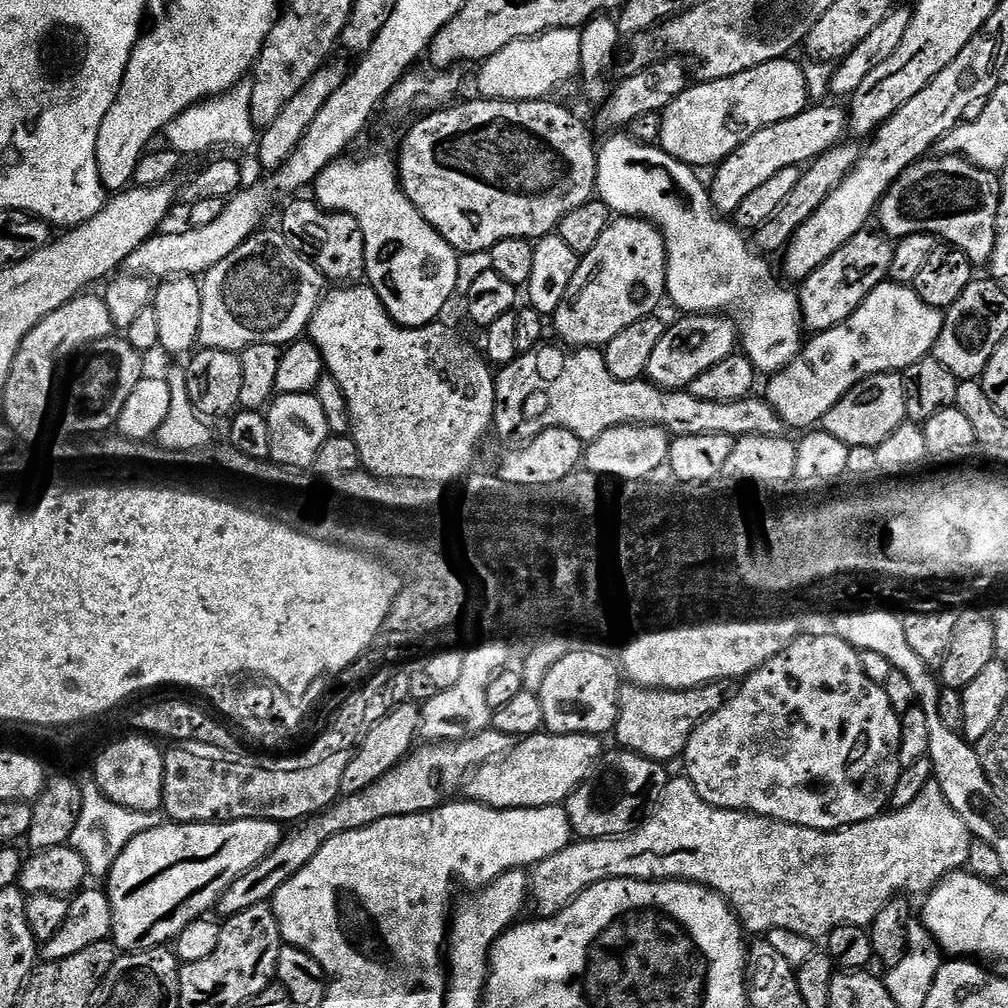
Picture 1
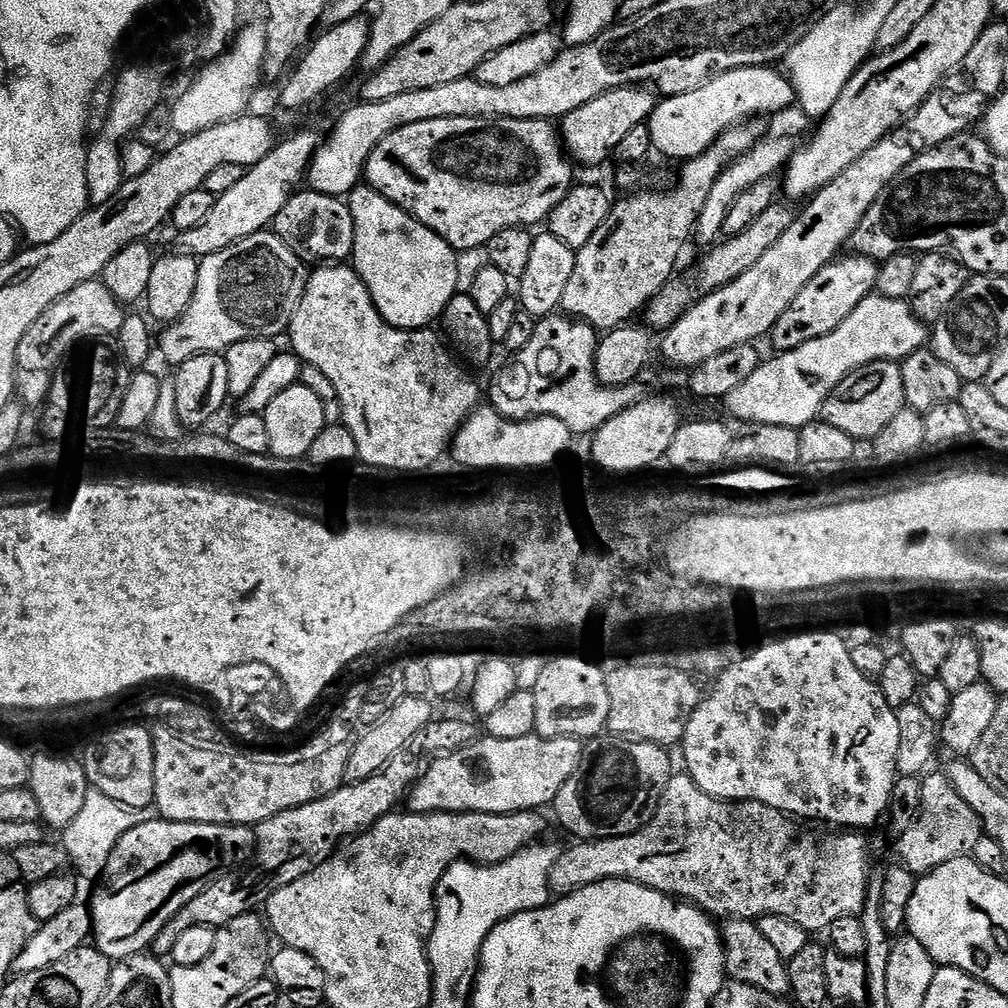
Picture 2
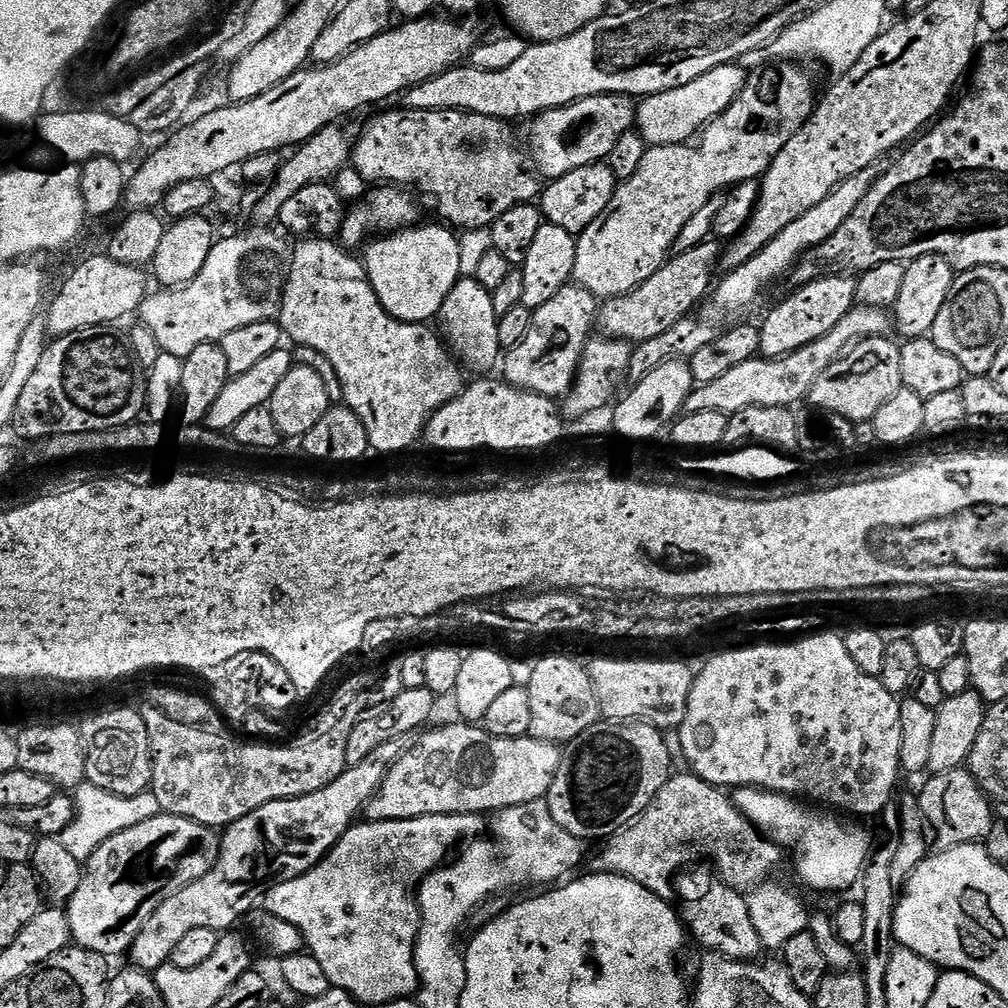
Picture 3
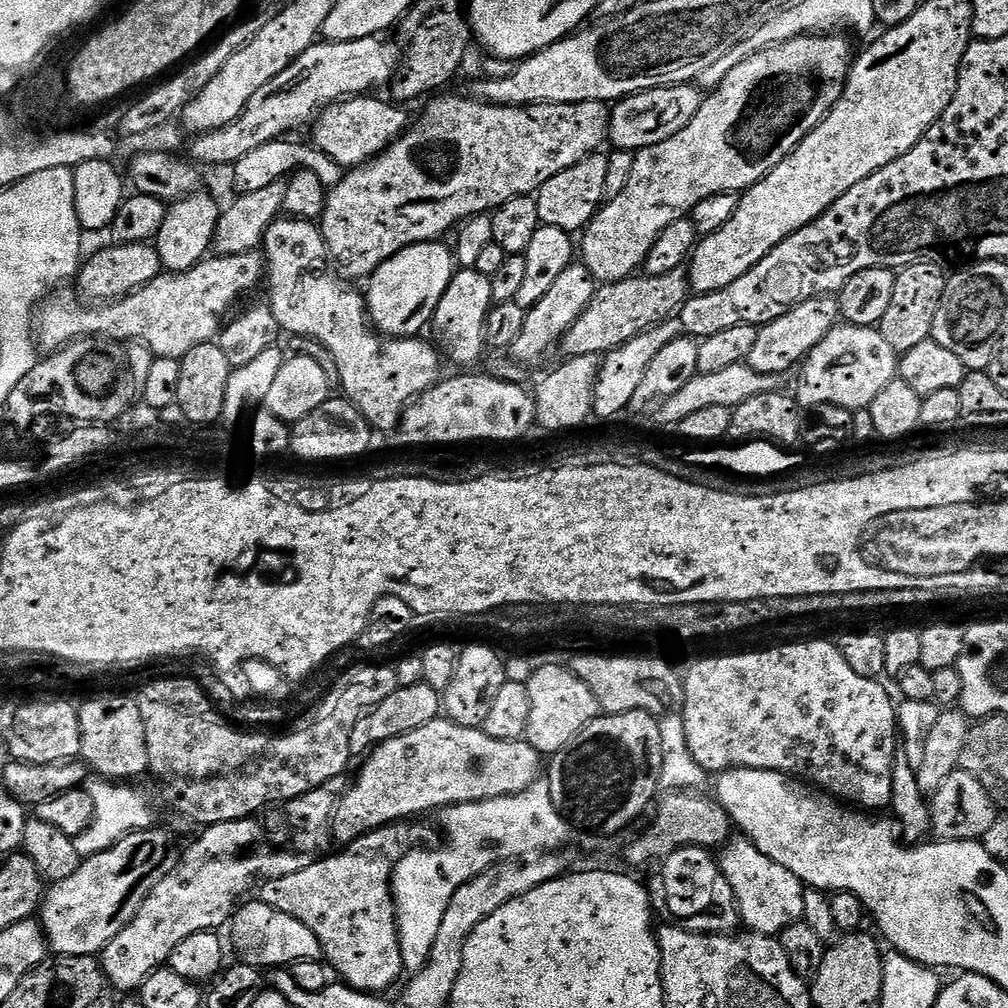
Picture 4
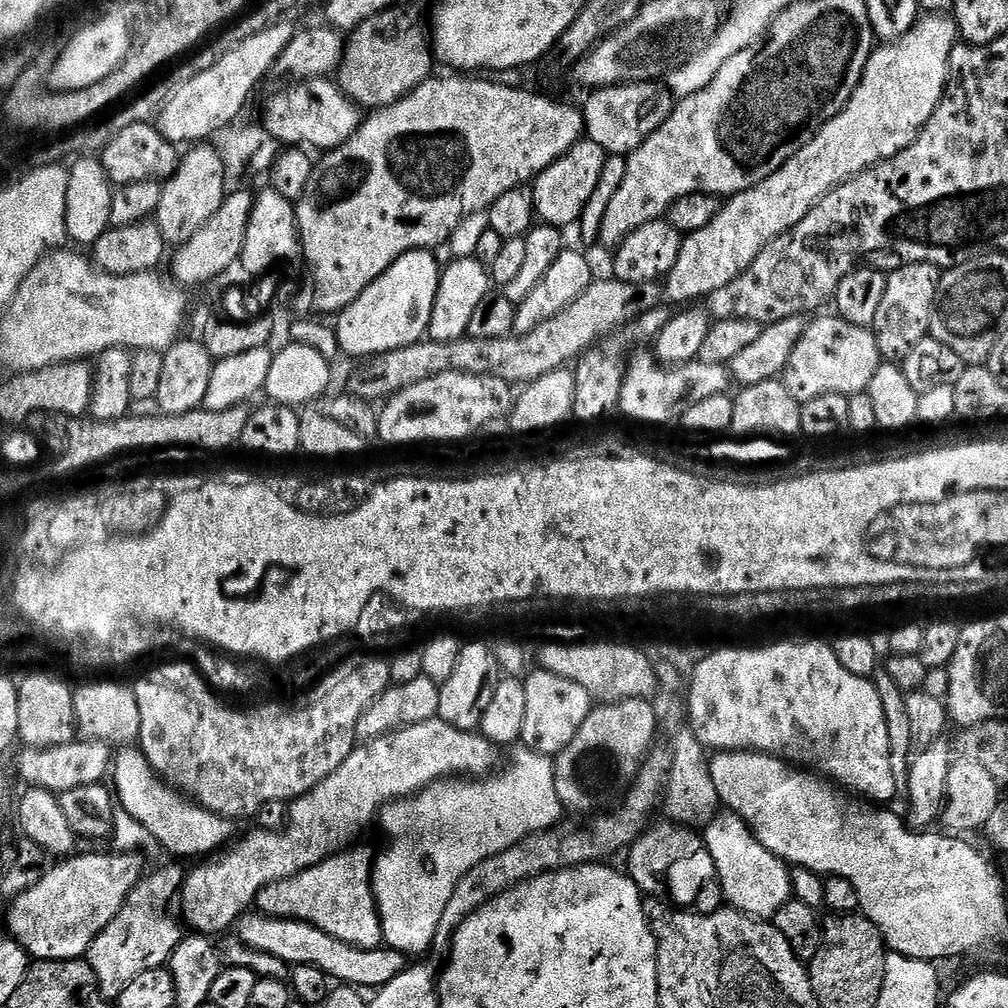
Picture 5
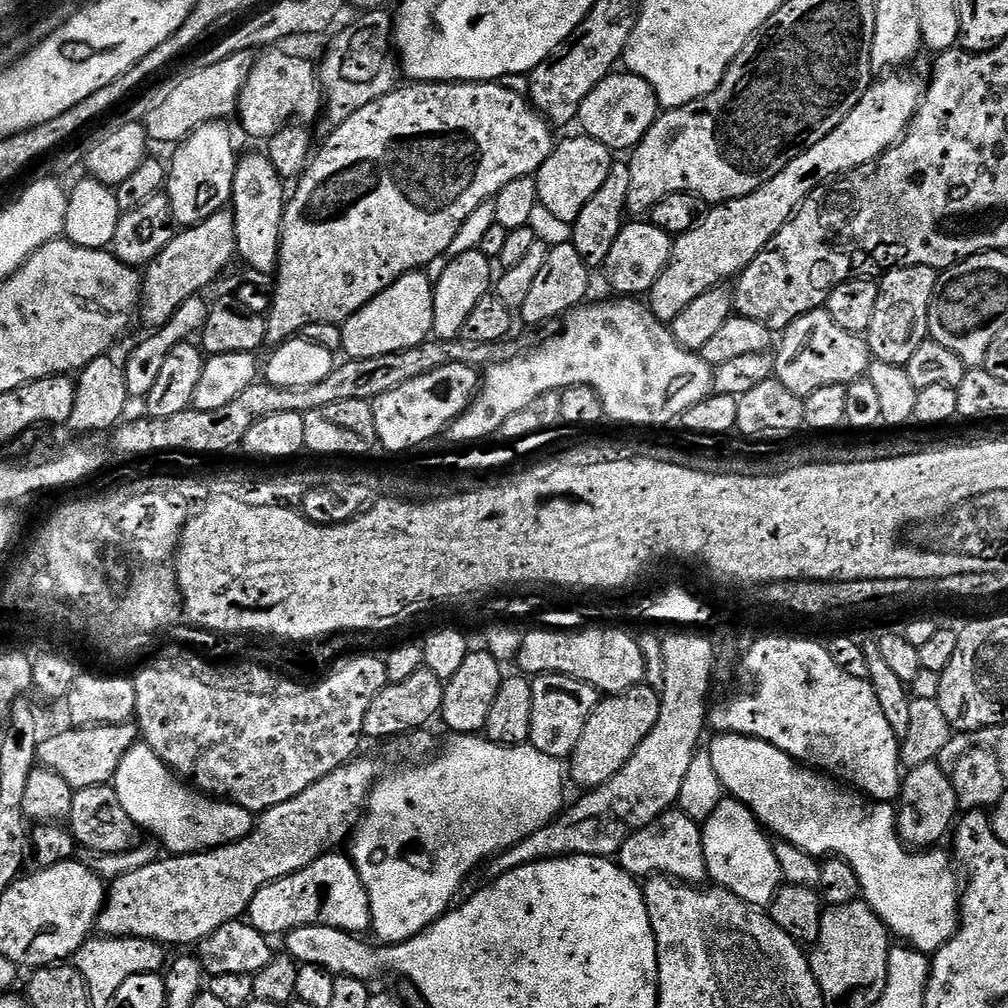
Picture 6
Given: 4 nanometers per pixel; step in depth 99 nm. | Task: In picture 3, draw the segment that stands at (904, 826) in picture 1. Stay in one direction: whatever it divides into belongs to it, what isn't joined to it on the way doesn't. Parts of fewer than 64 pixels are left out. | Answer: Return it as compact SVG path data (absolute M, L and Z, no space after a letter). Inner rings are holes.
M967 767L955 768L949 772L937 772L931 779L932 781L918 792L918 799L920 809L928 817L935 843L937 840L940 843L939 847L945 849L959 844L987 841L994 823L994 808L992 812L994 804ZM691 771L674 774L658 790L654 802L628 827L623 828L615 836L608 837L599 845L600 853L596 856L596 872L608 872L612 876L630 878L638 882L638 886L646 886L654 895L671 901L674 896L674 881L685 868L689 867L699 856L709 856L713 860L714 871L720 879L730 887L745 894L752 891L757 884L765 883L768 876L783 860L785 853L773 840L758 831L750 821L737 810L733 797L727 791L707 784L702 778L693 776Z

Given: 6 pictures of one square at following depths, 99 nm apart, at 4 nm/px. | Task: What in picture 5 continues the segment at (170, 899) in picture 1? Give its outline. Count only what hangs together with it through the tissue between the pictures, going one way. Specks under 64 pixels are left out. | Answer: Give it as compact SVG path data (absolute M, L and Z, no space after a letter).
M138 851L114 856L103 856L100 852L80 855L53 863L38 883L11 901L6 931L28 951L33 961L81 959L90 942L114 922L128 895L146 875L146 860Z

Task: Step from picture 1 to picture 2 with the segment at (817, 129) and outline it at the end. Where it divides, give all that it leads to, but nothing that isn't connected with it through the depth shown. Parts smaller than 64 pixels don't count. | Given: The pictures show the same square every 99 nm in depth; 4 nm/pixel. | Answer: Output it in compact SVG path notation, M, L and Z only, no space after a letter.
M765 135L746 154L742 154L733 164L725 168L724 173L710 186L710 194L700 211L700 217L696 220L694 229L695 243L711 246L721 239L726 213L730 206L734 206L734 201L738 199L738 194L743 194L750 186L755 186L757 182L762 182L762 178L770 178L777 175L787 165L792 153L798 147L797 141L792 141L788 136Z

